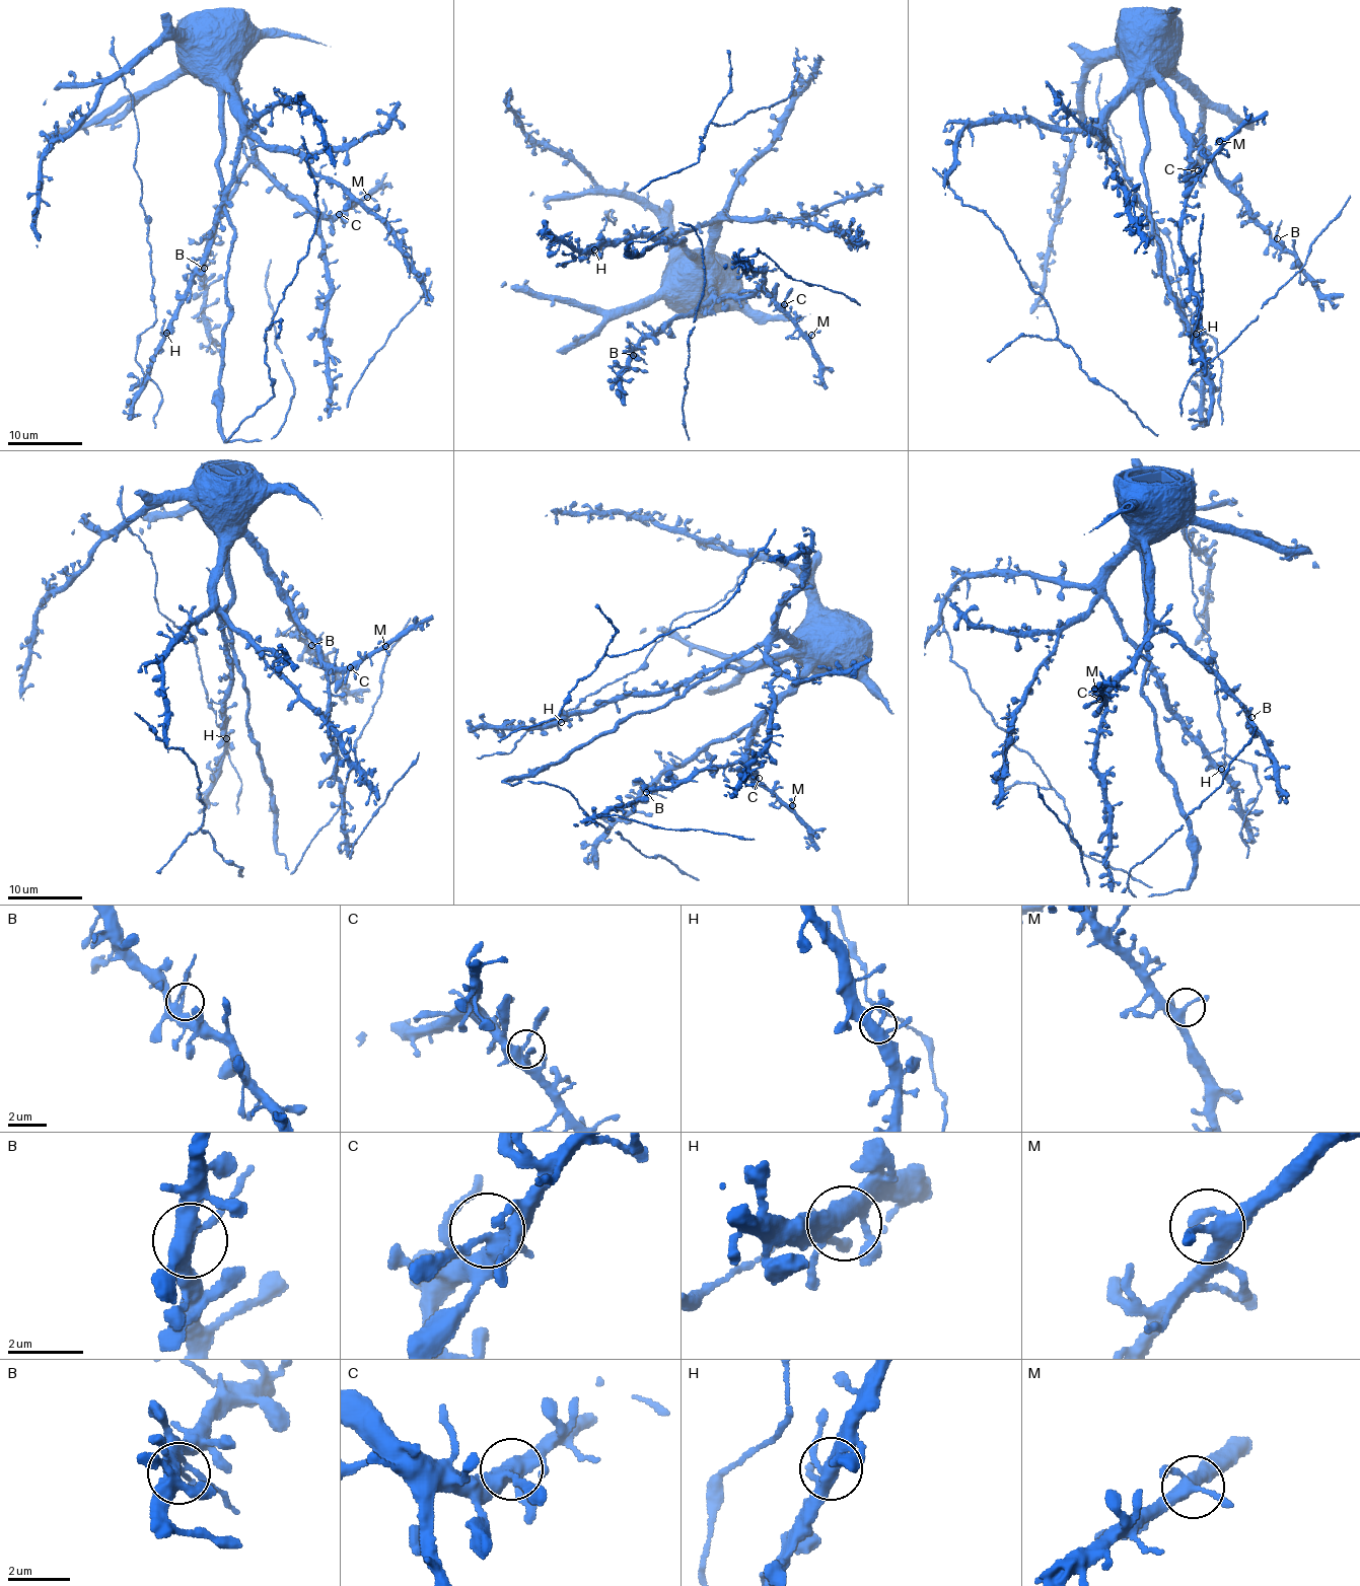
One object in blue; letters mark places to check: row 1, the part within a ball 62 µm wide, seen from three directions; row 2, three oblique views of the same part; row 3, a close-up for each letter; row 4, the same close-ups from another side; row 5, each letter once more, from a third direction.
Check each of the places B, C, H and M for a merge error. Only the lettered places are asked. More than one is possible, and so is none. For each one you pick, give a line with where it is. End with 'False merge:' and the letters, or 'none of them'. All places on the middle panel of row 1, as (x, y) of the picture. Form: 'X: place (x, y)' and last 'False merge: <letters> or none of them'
False merge: none of them

